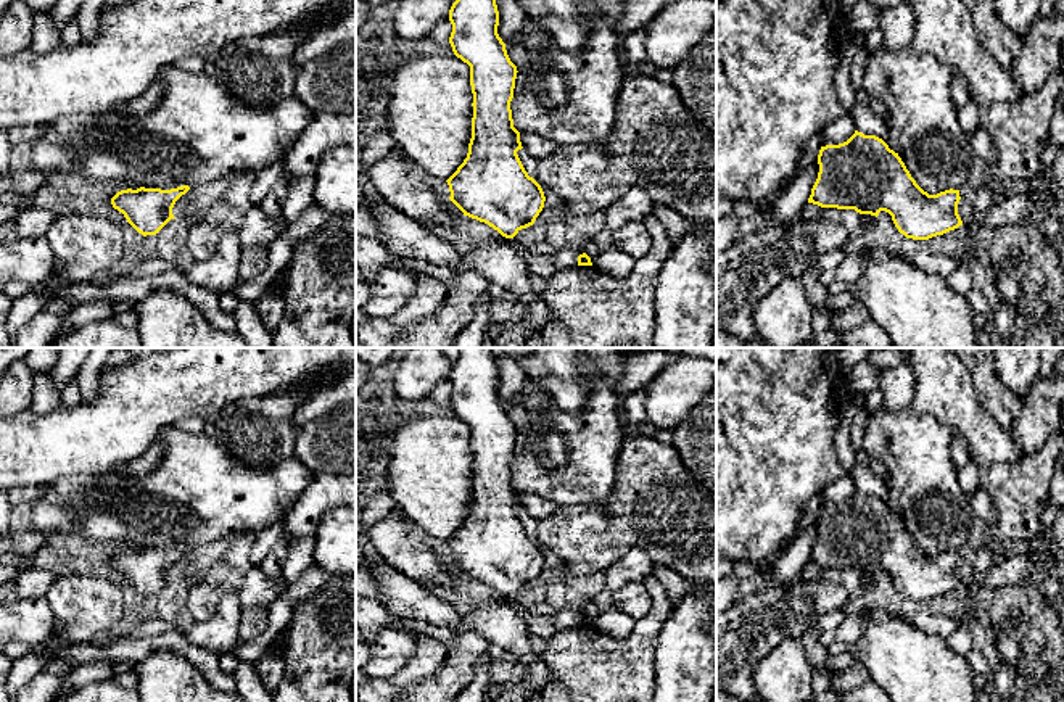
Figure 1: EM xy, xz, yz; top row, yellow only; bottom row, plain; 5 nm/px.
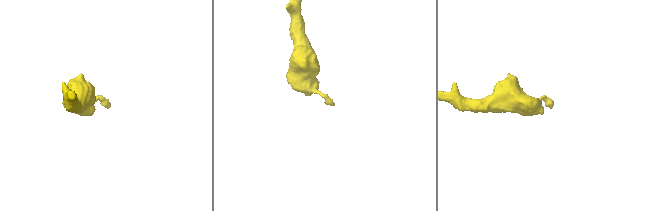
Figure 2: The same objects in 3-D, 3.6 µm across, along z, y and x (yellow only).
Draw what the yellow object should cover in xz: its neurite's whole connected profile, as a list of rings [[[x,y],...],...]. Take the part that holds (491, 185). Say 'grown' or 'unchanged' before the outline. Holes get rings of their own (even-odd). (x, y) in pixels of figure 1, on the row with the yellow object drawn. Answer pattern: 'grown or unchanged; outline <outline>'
grown; outline [[[456,0],[449,21],[449,43],[454,55],[470,66],[473,93],[468,153],[446,180],[449,200],[464,216],[502,235],[489,246],[462,254],[452,270],[476,270],[489,283],[515,293],[525,306],[526,322],[541,333],[551,320],[551,308],[531,288],[520,246],[512,240],[534,224],[546,201],[541,185],[528,176],[517,155],[523,147],[510,101],[518,71],[497,34],[496,0]]]

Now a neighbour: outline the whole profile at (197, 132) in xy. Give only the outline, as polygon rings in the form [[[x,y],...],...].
[[[174,64],[161,69],[158,76],[164,82],[164,93],[146,114],[130,116],[122,109],[105,114],[74,114],[60,118],[43,127],[32,142],[29,161],[32,169],[55,171],[64,176],[84,179],[132,182],[145,188],[171,190],[188,185],[190,190],[211,182],[225,180],[233,172],[258,176],[296,142],[303,129],[312,121],[314,113],[296,95],[280,100],[274,106],[250,106],[230,95],[230,92],[204,74],[187,72]]]

